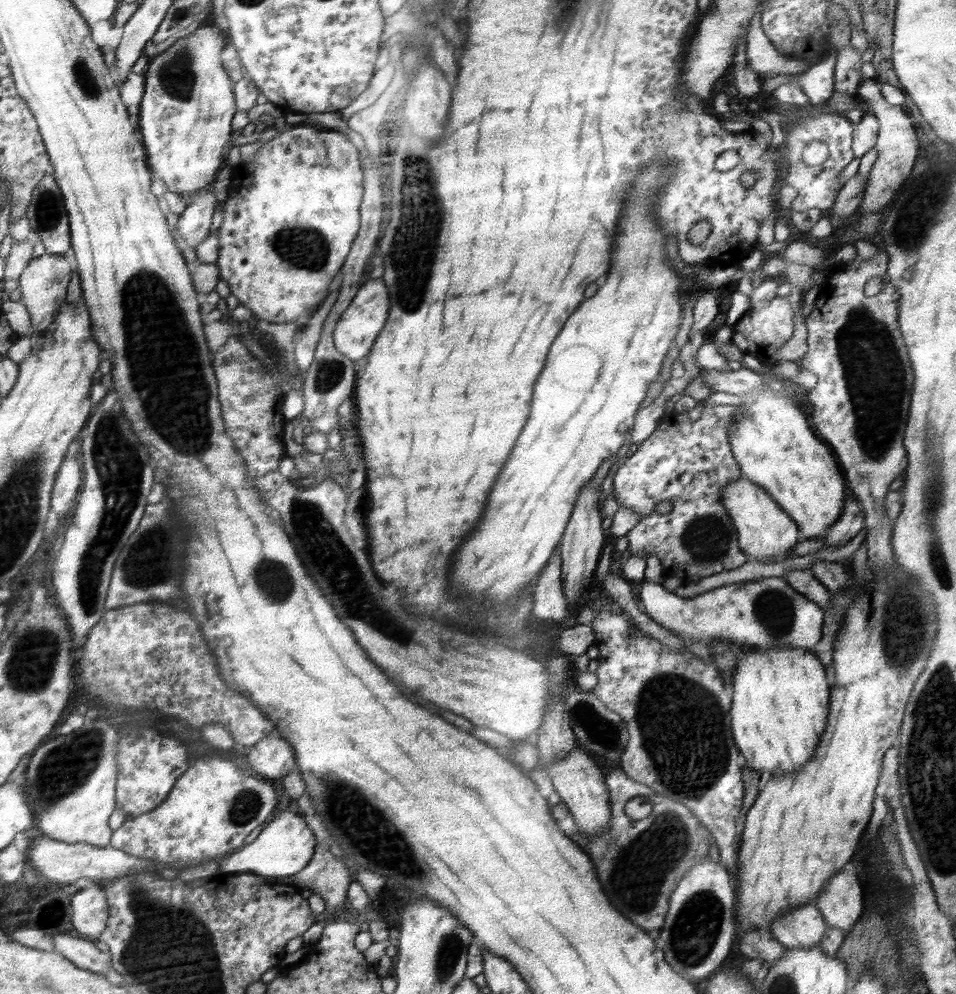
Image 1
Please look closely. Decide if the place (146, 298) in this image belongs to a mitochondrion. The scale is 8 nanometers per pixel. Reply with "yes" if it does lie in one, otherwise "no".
yes

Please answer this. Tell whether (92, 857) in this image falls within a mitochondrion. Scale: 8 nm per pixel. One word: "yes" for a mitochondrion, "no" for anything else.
no

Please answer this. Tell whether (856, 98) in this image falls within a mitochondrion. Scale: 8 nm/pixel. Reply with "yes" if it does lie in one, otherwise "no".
no

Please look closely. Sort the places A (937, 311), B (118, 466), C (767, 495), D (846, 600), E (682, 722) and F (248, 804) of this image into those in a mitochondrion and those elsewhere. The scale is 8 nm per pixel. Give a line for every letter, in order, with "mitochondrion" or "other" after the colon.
A: other
B: mitochondrion
C: other
D: other
E: mitochondrion
F: mitochondrion

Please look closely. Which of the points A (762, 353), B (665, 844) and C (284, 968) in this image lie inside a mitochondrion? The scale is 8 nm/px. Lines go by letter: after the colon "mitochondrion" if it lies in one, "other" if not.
A: other
B: mitochondrion
C: other

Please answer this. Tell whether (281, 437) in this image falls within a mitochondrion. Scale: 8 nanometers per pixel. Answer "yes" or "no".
no

